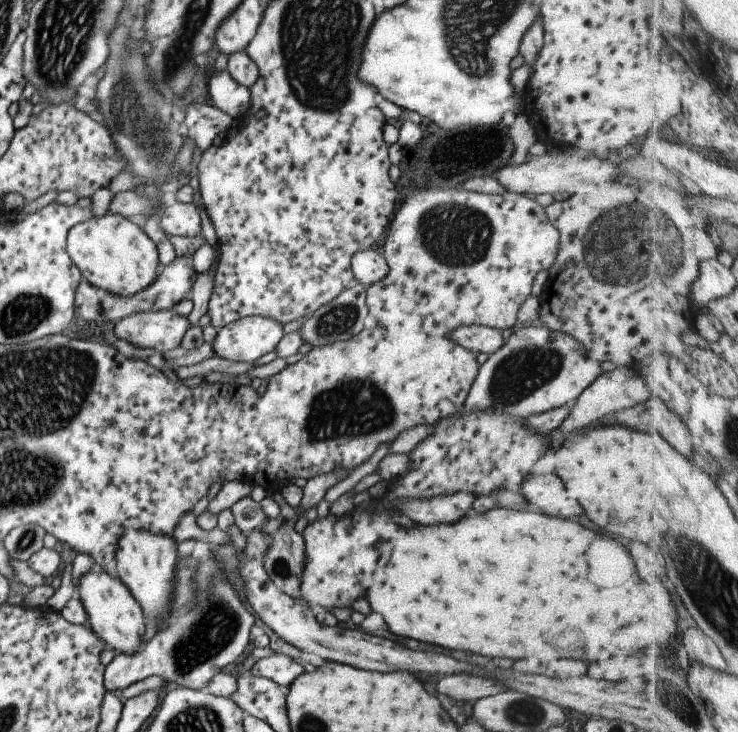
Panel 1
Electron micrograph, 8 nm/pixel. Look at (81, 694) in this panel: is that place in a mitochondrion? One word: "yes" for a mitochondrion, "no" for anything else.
no

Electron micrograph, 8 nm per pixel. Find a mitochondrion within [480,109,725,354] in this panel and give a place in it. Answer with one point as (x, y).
(601, 233)

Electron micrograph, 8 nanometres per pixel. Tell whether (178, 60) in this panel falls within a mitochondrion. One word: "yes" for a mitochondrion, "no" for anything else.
yes

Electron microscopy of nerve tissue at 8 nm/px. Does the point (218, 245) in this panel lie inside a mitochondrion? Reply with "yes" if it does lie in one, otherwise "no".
no

